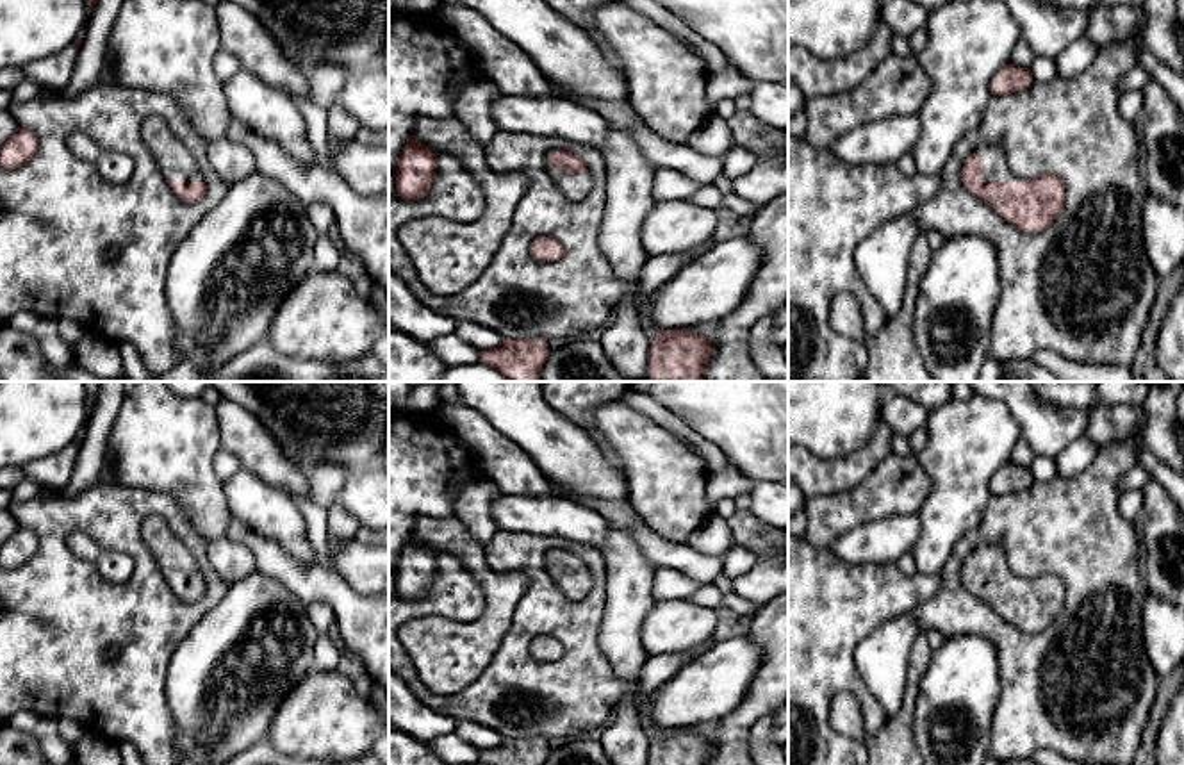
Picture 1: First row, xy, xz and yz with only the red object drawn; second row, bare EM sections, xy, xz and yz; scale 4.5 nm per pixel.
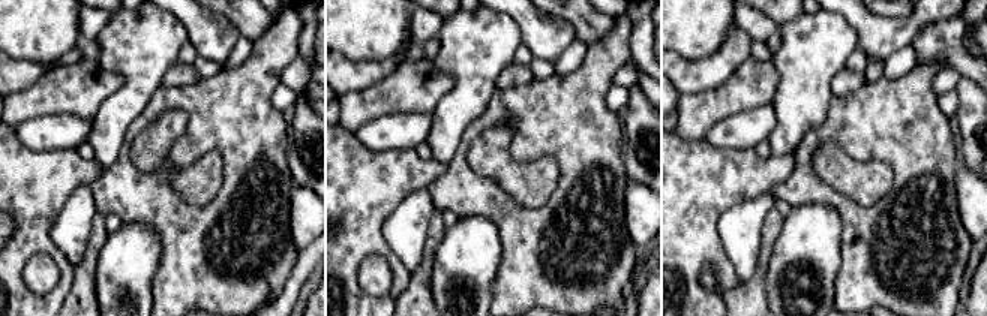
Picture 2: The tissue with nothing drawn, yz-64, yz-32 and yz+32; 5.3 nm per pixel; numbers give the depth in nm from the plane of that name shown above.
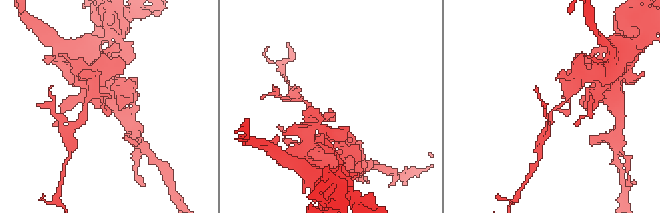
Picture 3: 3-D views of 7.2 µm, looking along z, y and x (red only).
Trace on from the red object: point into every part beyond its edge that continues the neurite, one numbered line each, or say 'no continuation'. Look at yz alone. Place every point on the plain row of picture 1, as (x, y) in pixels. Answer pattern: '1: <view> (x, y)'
1: yz (995, 567)

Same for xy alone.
1: xy (177, 562)

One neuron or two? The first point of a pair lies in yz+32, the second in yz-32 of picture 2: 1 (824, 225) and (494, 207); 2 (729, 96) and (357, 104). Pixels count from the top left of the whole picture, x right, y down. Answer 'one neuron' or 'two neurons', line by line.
1: two neurons
2: one neuron

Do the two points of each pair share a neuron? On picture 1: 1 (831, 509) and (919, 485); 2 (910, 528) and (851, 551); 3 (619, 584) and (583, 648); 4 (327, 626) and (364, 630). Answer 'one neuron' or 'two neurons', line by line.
1: one neuron
2: one neuron
3: two neurons
4: two neurons

